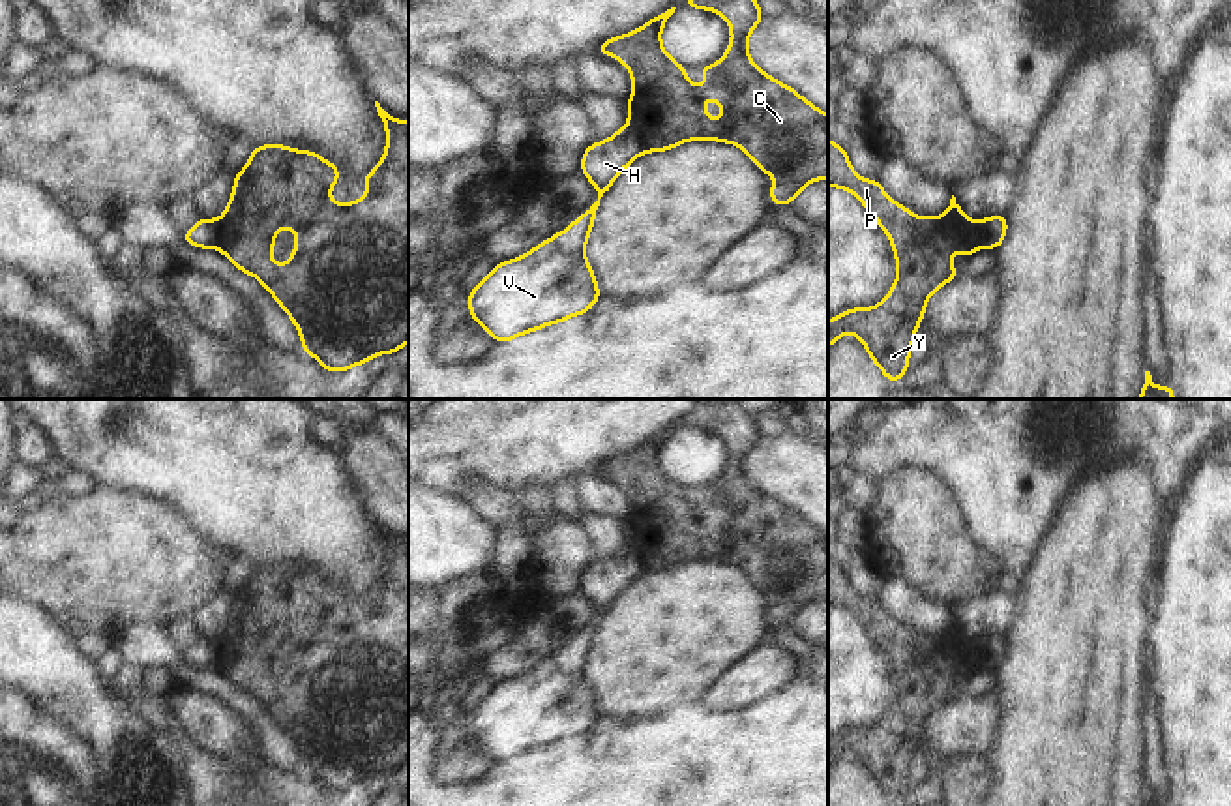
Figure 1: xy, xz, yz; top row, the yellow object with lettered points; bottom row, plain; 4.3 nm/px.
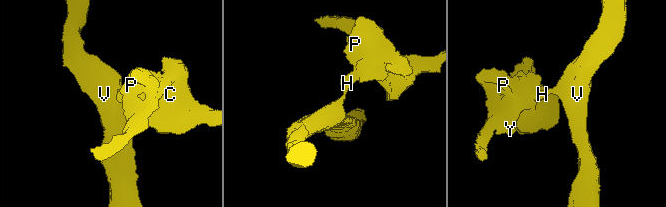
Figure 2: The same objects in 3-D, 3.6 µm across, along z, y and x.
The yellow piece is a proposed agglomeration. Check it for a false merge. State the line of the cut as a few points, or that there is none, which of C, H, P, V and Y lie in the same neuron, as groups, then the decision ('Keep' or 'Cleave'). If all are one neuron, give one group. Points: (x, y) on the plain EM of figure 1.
Split along yz (990, 638), (975, 651), (977, 666). Groups: C P Y / H V. Cleave

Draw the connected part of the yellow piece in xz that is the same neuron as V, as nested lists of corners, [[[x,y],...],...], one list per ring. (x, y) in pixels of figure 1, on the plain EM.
[[[631,540],[607,560],[590,564],[583,574],[581,589],[583,596],[594,604],[598,620],[560,654],[513,680],[498,682],[468,712],[472,739],[497,763],[592,729],[601,712],[585,665],[600,619],[641,574]]]

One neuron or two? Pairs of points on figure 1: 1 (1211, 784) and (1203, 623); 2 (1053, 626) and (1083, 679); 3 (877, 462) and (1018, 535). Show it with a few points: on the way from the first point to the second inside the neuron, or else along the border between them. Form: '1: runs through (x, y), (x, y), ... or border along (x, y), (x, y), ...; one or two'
1: runs through (1211, 745), (1211, 662); one
2: runs through (1067, 640), (1076, 649), (1076, 666); one
3: runs through (913, 456), (941, 456), (984, 499); one

